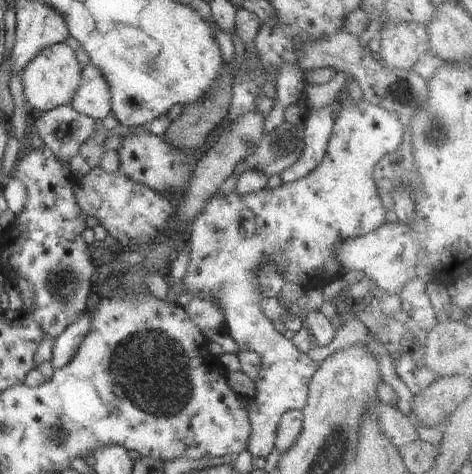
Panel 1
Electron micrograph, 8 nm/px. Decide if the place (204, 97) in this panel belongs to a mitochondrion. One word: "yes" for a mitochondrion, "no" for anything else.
no

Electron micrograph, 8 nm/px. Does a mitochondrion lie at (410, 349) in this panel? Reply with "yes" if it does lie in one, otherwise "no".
no

